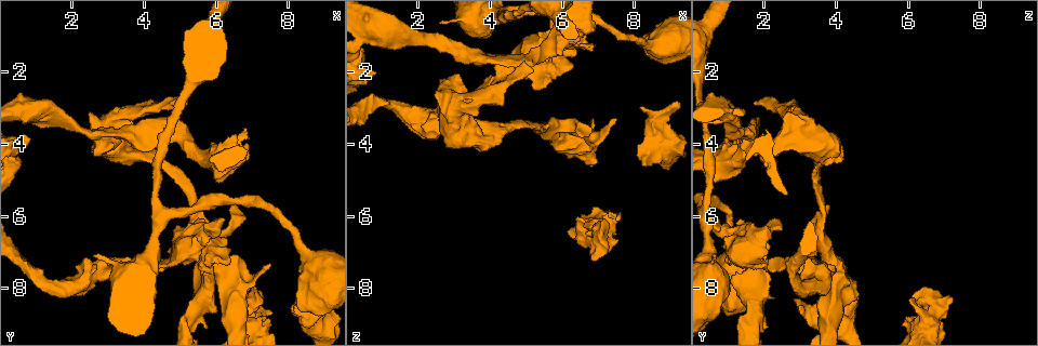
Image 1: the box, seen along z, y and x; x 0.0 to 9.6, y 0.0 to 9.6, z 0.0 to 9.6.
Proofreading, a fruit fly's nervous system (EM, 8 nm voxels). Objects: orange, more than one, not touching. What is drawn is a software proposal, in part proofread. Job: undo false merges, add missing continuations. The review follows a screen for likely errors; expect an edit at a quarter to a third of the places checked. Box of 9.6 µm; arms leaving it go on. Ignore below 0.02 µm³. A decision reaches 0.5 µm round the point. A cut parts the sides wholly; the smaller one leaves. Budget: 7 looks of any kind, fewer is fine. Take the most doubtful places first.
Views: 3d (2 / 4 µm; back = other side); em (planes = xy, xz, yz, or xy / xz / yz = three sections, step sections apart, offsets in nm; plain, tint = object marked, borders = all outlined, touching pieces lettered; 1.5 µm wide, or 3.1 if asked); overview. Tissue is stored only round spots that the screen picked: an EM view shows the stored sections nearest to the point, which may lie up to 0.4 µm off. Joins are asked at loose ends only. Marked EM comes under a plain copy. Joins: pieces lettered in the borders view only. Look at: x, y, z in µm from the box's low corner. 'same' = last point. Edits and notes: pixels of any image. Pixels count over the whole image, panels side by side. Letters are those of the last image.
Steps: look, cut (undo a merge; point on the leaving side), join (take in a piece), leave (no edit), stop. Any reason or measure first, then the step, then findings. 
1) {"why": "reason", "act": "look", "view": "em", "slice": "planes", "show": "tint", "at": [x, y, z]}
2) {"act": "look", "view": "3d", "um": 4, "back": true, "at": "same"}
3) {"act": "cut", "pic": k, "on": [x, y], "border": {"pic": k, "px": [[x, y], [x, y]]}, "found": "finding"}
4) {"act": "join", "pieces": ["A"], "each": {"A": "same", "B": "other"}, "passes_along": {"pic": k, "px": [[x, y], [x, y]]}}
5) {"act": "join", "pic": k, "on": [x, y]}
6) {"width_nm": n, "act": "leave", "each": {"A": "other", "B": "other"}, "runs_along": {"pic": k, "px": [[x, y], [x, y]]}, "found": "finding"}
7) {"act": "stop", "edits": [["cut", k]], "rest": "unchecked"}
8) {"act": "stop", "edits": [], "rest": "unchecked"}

{"why": "branch stops here", "act": "look", "view": "3d", "um": 2, "at": [0.90, 3.90, 2.00]}

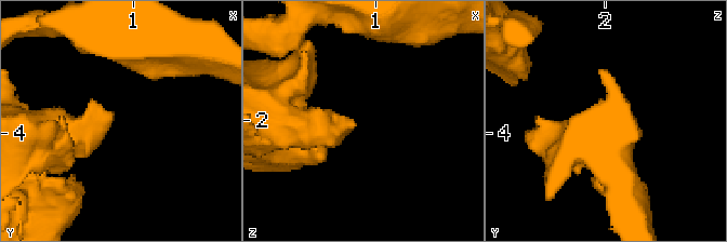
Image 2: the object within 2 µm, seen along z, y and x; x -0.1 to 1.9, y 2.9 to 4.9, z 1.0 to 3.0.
{"act": "look", "view": "em", "slice": "planes", "show": "borders", "at": [0.86, 3.86, 2.04]}

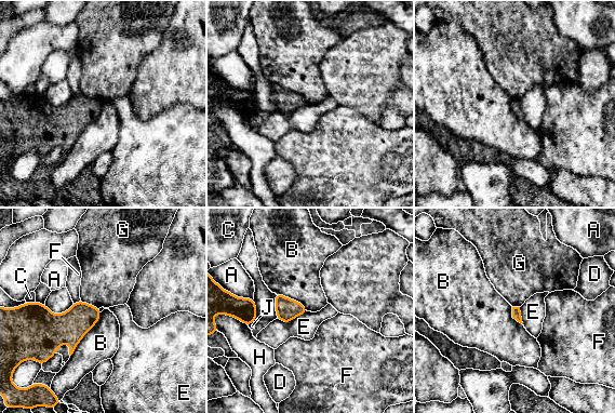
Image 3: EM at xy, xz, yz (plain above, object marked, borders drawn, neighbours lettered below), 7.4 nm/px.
{"longest_contact_nm": ["B", 400], "act": "leave", "each": {"A": "other", "B": "other", "C": "other", "D": "other", "E": "other", "F": "other", "G": "other", "H": "other", "J": "other"}, "border": {"pic": 3, "px": [[101, 312], [99, 319], [70, 356]]}, "found": "no lettered piece goes on from it"}

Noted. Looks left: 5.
{"why": "branch stops here", "act": "look", "view": "em", "slice": "planes", "show": "tint", "at": [5.25, 2.90, 2.05]}

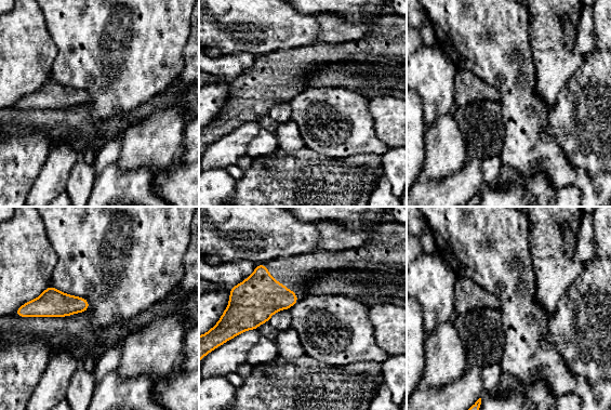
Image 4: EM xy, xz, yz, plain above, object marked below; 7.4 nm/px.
{"act": "look", "view": "em", "slice": "planes", "show": "borders", "at": "same"}

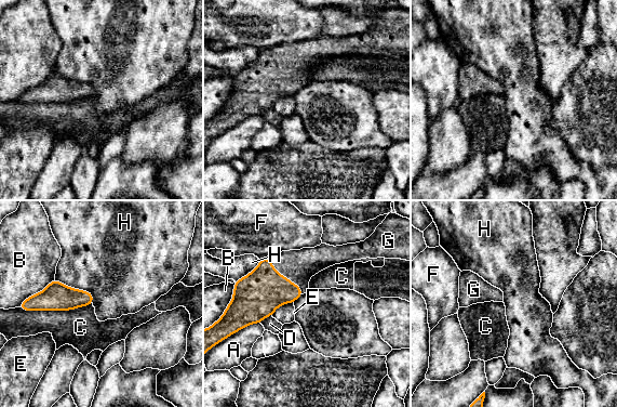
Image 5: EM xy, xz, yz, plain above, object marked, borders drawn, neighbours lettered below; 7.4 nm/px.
{"width_nm": 110, "act": "join", "pieces": ["G"], "each": {"A": "other", "B": "other", "C": "other", "D": "other", "E": "other", "F": "other", "G": "same", "H": "other"}, "found": "it goes on there"}

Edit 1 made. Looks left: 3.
{"why": "redraw", "act": "look", "view": "overview"}

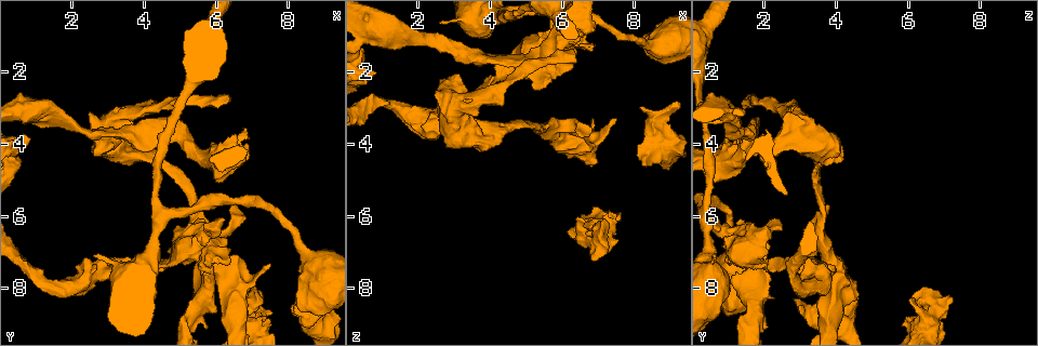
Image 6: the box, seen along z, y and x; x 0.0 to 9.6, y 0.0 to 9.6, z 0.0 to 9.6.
{"why": "sudden change in width", "act": "look", "view": "em", "slice": "yz", "step": 4, "show": "tint", "at": [4.65, 7.30, 1.85]}

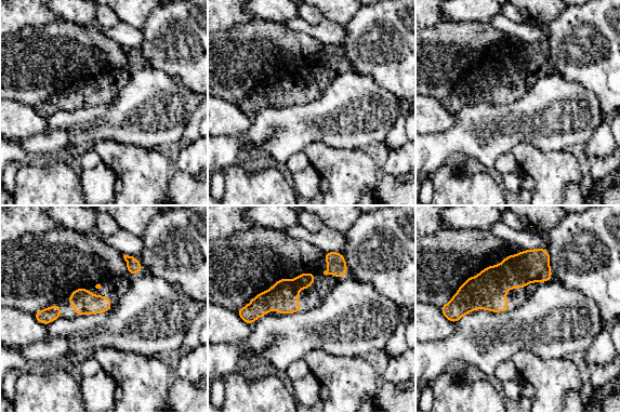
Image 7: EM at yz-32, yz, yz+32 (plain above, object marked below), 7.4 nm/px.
{"act": "look", "view": "em", "slice": "xy", "step": 8, "show": "borders", "at": "same"}

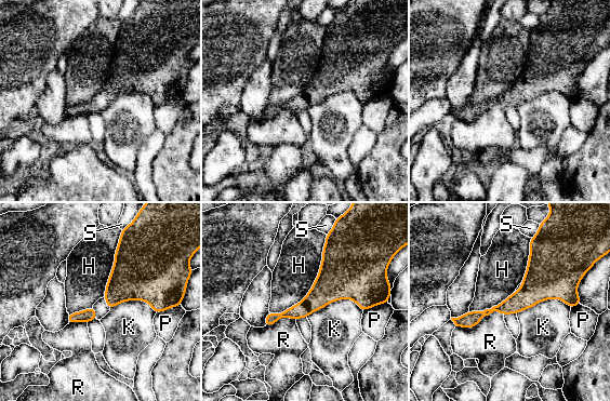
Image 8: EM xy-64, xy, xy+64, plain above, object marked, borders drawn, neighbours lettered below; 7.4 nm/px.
{"act": "leave", "each": {"H": "other", "K": "other", "P": "other", "R": "other", "S": "other"}, "runs_along": {"pic": 8, "px": [[575, 301], [532, 291], [456, 321]]}, "found": "continuous, no second neuron"}

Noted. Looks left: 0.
{"act": "stop", "edits": [["join", 5]], "rest": "unchecked"}

